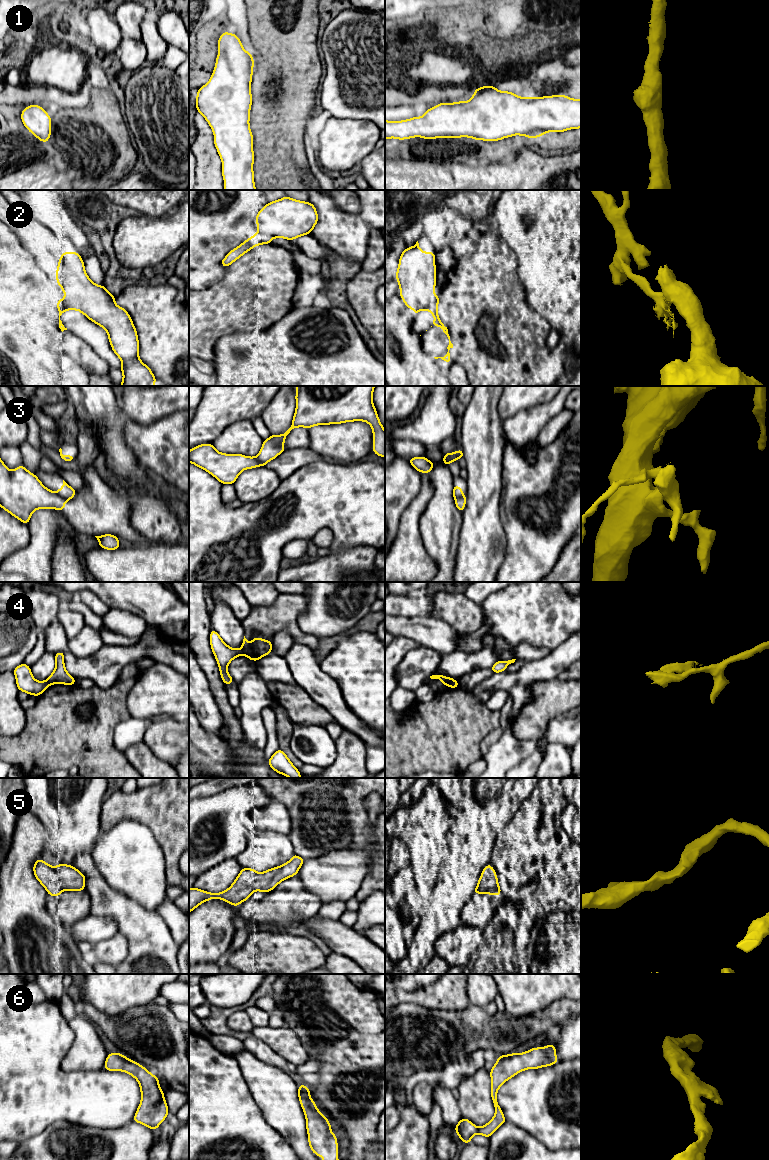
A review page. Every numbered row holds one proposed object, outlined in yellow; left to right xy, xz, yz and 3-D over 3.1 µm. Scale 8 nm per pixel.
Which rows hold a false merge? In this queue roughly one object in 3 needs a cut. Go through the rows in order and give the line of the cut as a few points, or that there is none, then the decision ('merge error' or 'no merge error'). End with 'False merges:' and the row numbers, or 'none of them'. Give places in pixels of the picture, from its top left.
1: no cut | no merge error
2: yz (432, 293), (427, 303), (415, 310) | merge error
3: xy (55, 492), (66, 500) | merge error
4: xz (241, 648), (244, 654) | merge error
5: no cut | no merge error
6: no cut | no merge error
False merges: 2, 3, 4

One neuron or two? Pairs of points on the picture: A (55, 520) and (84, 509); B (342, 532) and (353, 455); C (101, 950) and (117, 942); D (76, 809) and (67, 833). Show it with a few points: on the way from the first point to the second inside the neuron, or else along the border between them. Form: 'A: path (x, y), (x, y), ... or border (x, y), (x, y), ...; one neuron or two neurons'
A: border (62, 512), (74, 528); two neurons
B: border (357, 461), (352, 463); two neurons
C: path (105, 950), (113, 946); one neuron
D: path (73, 815), (73, 827); one neuron

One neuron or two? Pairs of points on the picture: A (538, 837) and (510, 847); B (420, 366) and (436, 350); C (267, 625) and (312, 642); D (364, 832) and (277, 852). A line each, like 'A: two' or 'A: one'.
A: one
B: two
C: one
D: two

